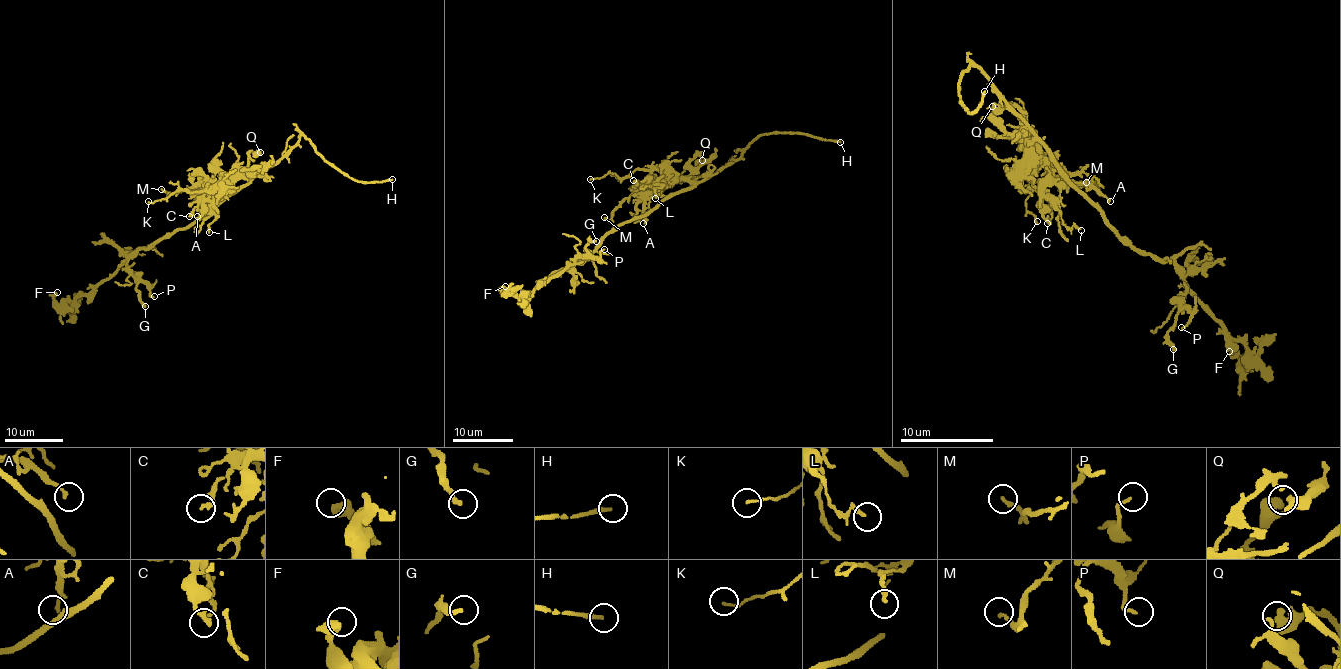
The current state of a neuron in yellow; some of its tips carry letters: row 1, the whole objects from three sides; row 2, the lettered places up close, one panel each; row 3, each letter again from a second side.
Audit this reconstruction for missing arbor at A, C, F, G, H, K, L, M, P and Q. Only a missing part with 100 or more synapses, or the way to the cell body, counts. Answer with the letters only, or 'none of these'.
H

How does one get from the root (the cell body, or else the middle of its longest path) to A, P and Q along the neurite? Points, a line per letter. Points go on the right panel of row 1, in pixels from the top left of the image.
A: (1072, 183), (1053, 155), (1038, 141), (1033, 142), (1029, 148), (1055, 179), (1083, 183), (1099, 189), (1110, 201)
P: (1072, 183), (1122, 238), (1137, 249), (1173, 263), (1186, 284), (1182, 308), (1190, 315), (1190, 321), (1181, 327)
Q: (1072, 183), (1053, 155), (1024, 125), (1024, 117), (1012, 105), (992, 106)

